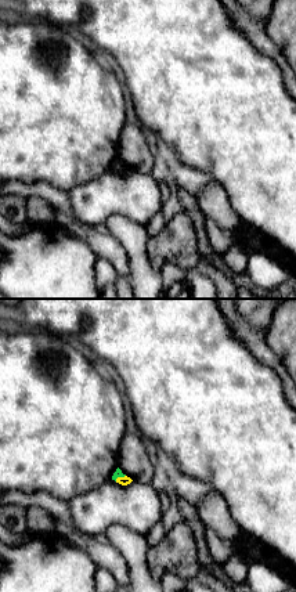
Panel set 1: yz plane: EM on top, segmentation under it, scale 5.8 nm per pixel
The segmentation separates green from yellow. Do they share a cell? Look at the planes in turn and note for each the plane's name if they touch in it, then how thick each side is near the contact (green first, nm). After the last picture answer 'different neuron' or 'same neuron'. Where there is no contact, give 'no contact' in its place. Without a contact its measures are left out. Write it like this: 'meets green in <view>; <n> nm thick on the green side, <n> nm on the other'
meets green in yz; 50 nm thick on the green side, 50 nm on the other

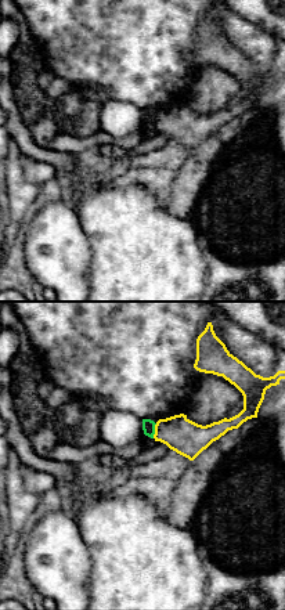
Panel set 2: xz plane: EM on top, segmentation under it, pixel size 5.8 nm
meets green in xz; 80 nm thick on the green side, 200 nm on the other

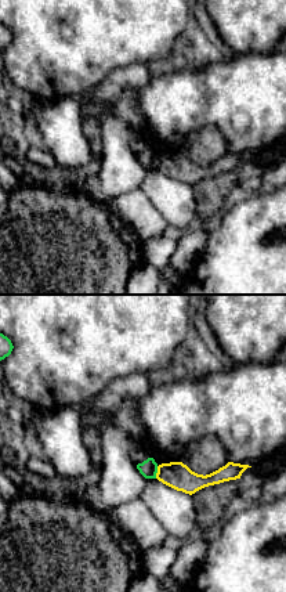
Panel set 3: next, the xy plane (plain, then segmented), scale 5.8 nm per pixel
meets green in xy; 100 nm thick on the green side, 160 nm on the other

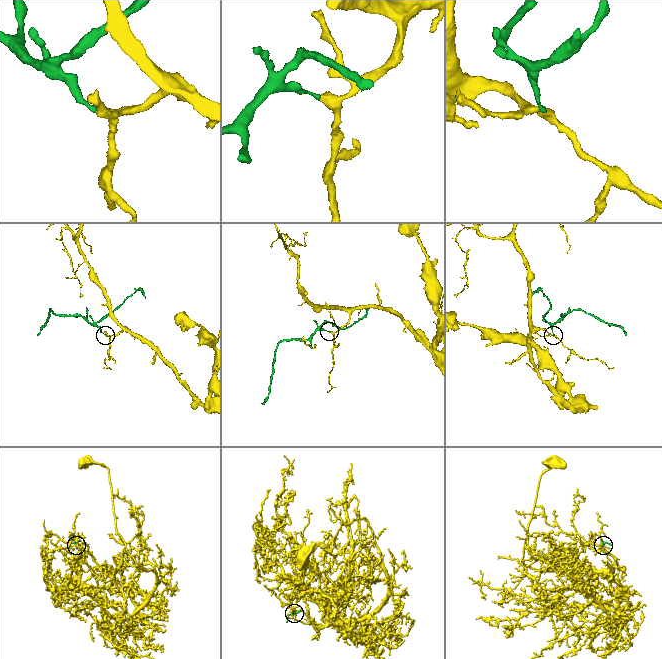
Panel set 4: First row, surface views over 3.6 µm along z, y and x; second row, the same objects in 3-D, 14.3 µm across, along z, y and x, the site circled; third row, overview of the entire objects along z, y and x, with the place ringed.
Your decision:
different neuron

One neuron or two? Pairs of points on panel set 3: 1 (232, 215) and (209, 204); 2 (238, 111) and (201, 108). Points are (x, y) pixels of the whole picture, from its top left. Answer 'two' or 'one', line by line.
1: two
2: one

